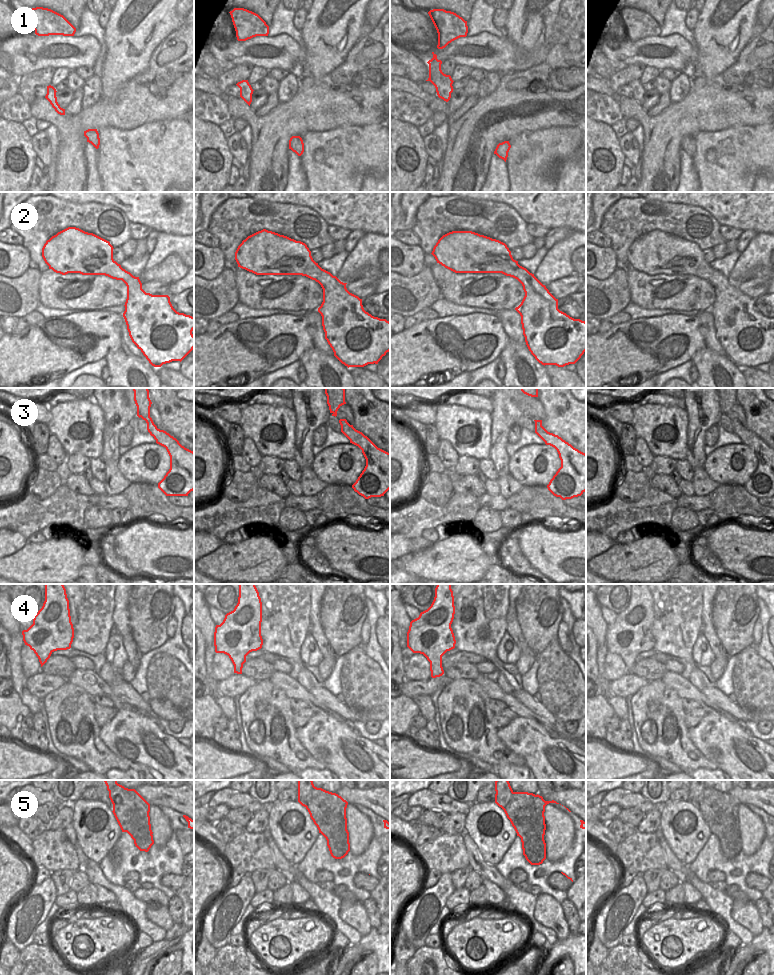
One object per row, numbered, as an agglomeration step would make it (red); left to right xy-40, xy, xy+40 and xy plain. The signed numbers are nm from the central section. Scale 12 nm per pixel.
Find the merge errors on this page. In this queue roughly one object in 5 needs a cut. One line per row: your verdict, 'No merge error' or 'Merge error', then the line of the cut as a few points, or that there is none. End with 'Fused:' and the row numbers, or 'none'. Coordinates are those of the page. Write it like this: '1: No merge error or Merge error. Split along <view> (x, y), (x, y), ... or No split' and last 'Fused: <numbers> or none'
1: No merge error. No split
2: No merge error. No split
3: No merge error. No split
4: No merge error. No split
5: Merge error. Split along xy+40 (535, 826), (540, 833), (539, 839), (544, 842)
Fused: 5.

